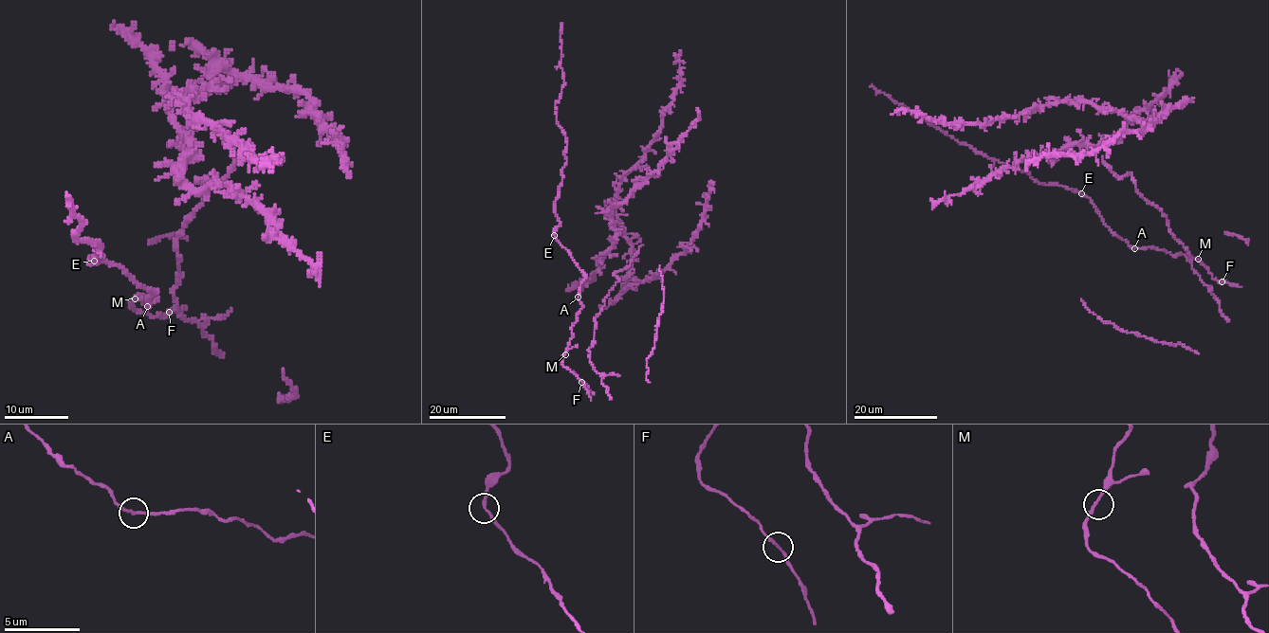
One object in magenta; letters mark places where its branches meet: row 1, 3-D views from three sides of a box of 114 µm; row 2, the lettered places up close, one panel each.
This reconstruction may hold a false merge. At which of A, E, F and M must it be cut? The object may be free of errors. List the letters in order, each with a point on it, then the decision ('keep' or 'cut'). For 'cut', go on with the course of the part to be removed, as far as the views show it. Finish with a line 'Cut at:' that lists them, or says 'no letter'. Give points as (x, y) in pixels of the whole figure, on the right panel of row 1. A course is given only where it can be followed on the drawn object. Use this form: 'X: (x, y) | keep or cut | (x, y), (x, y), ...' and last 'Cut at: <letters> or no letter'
A: (1134, 248) | keep
E: (1081, 193) | keep
F: (1222, 281) | keep
M: (1198, 259) | keep
Cut at: no letter

